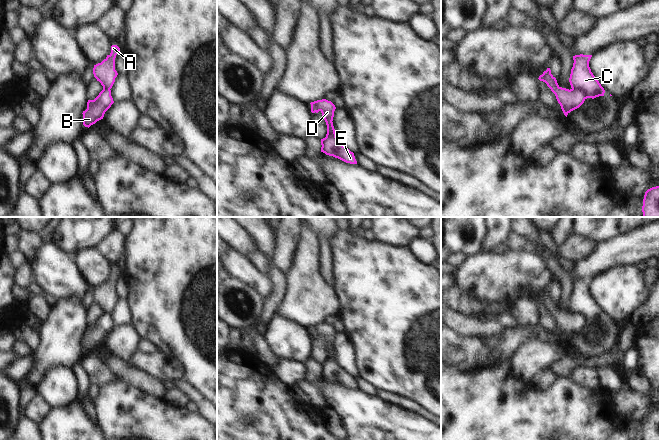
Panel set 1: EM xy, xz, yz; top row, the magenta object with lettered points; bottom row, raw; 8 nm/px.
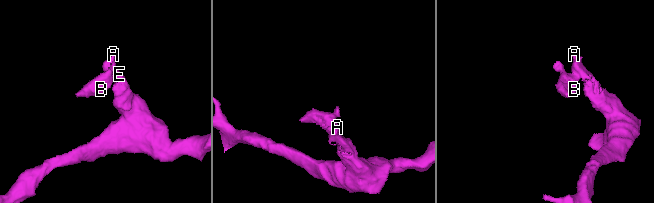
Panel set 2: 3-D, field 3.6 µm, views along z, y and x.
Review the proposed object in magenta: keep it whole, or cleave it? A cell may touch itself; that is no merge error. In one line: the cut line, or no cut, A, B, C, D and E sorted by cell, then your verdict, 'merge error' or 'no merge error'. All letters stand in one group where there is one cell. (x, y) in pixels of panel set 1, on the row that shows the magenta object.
cut in yz along (572, 88), (582, 90), (585, 98); A C E / B D; merge error

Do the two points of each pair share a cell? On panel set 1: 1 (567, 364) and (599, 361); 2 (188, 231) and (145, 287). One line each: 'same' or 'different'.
1: same
2: same

